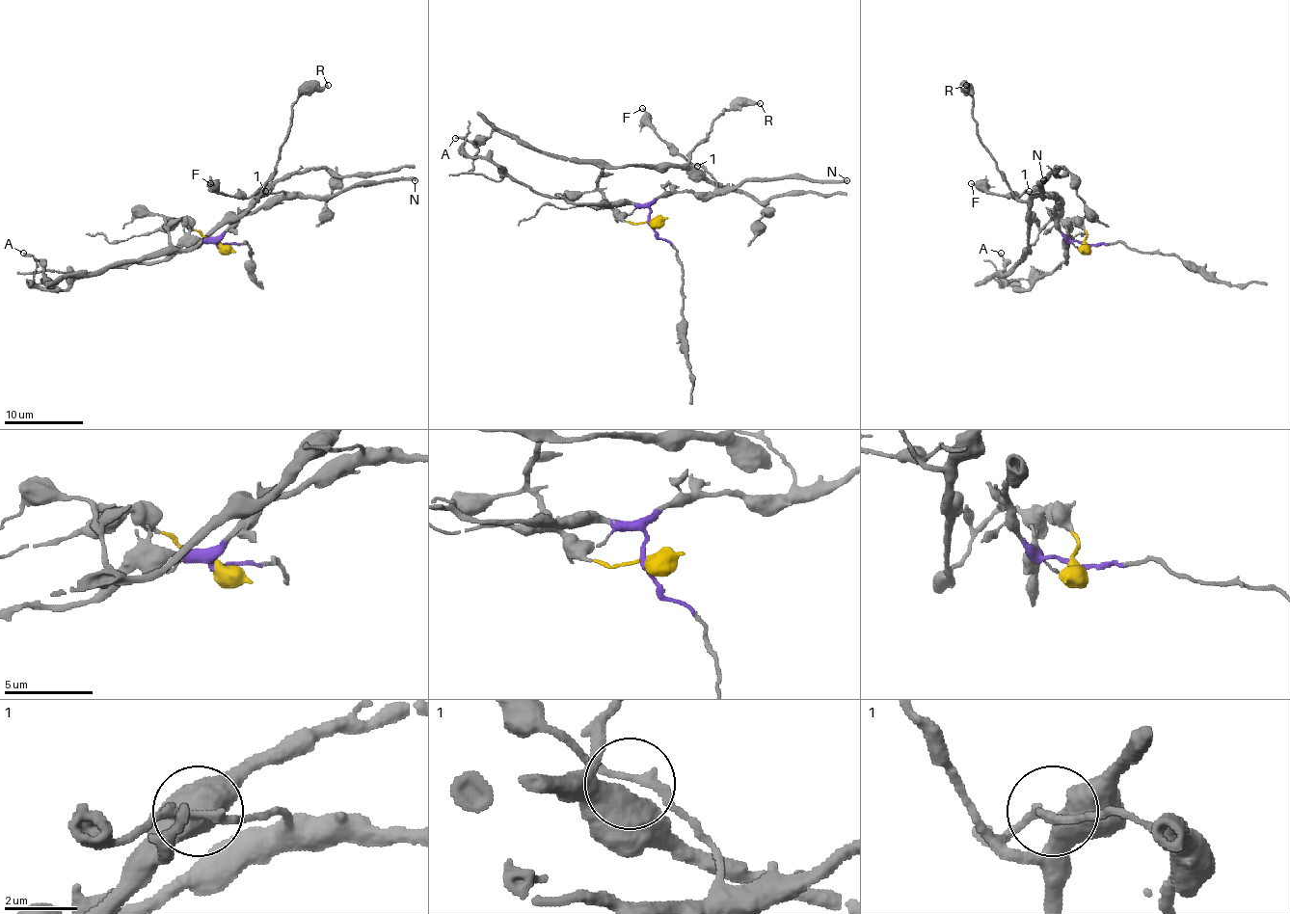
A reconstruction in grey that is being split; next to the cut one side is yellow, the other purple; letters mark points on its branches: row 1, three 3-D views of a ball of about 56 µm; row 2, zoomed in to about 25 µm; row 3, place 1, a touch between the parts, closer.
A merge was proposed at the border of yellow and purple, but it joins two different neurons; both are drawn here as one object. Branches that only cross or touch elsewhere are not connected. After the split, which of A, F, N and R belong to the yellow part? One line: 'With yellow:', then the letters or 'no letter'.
With yellow: A, R

